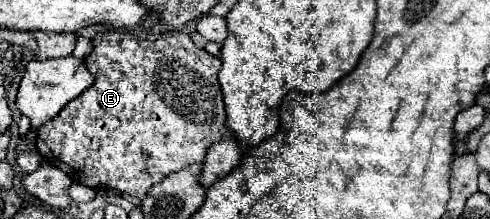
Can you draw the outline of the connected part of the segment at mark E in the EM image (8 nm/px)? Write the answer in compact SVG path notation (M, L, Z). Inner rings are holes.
M146 19L130 31L96 35L92 45L94 49L84 63L96 77L94 85L36 131L38 153L48 163L72 175L74 183L92 189L116 189L144 199L148 189L160 183L168 173L192 163L202 163L208 147L228 135L222 89L218 83L222 61L196 47L188 33L170 31L156 23L156 19Z

